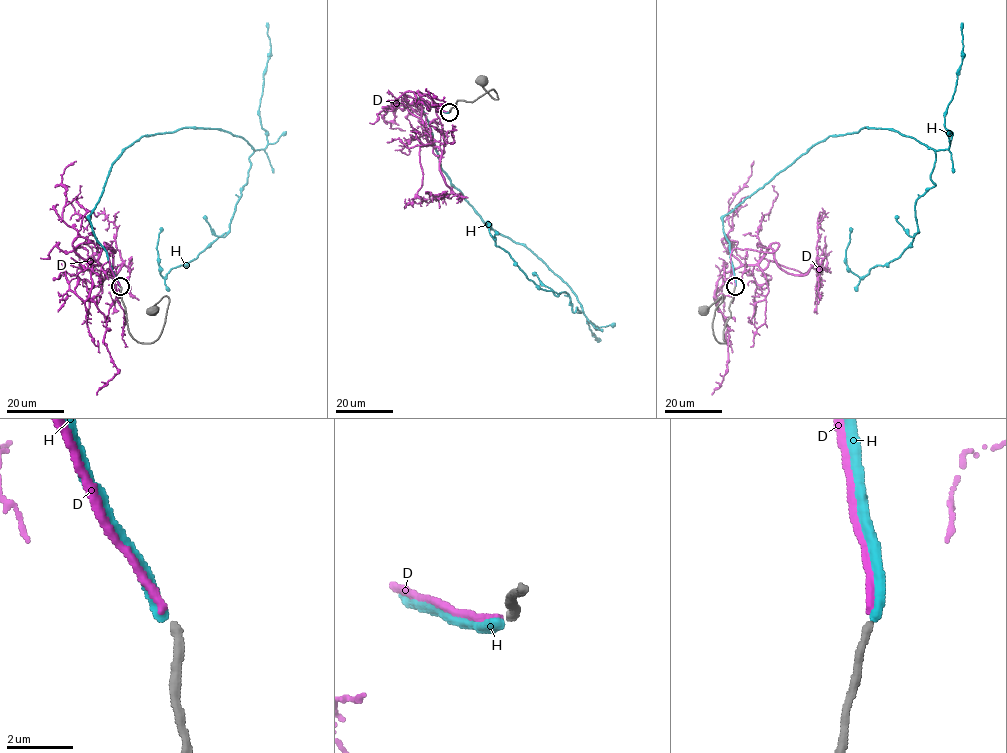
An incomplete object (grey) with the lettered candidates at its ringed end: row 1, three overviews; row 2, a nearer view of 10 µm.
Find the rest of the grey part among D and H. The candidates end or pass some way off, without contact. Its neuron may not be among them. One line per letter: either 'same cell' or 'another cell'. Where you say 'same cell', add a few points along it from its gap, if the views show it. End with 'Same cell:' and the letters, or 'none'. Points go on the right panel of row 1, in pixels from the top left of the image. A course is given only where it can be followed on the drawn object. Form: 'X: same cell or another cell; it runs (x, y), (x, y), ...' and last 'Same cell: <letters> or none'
D: same cell; it runs (735, 286), (735, 248), (773, 251), (717, 282), (728, 360), (711, 395)
H: another cell
Same cell: D

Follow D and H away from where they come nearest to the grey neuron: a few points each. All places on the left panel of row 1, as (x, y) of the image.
D: (120, 286), (107, 248), (115, 251), (105, 247), (89, 298), (118, 370), (97, 395)
H: (120, 286), (89, 217), (121, 153), (182, 127), (219, 128), (253, 148), (229, 229), (165, 277), (162, 227)

